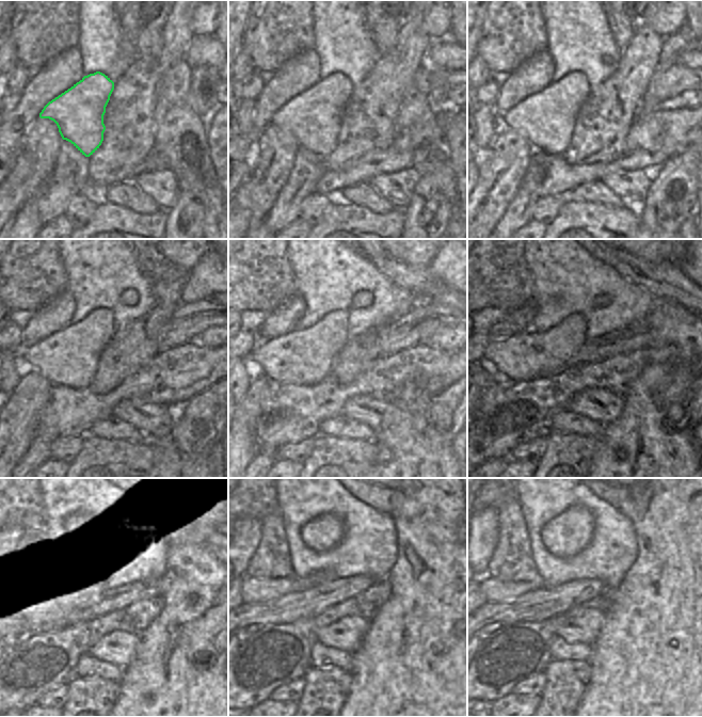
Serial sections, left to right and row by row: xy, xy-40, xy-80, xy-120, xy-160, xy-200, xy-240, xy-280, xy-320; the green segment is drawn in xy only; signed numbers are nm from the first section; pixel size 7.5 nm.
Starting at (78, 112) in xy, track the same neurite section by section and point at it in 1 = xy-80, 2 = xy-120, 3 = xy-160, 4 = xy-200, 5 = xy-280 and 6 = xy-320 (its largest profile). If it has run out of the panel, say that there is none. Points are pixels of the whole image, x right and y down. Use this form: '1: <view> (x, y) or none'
1: xy-80 (547, 118)
2: xy-120 (69, 356)
3: xy-160 (305, 356)
4: xy-200 (528, 355)
5: xy-280 (254, 589)
6: xy-320 (494, 590)

